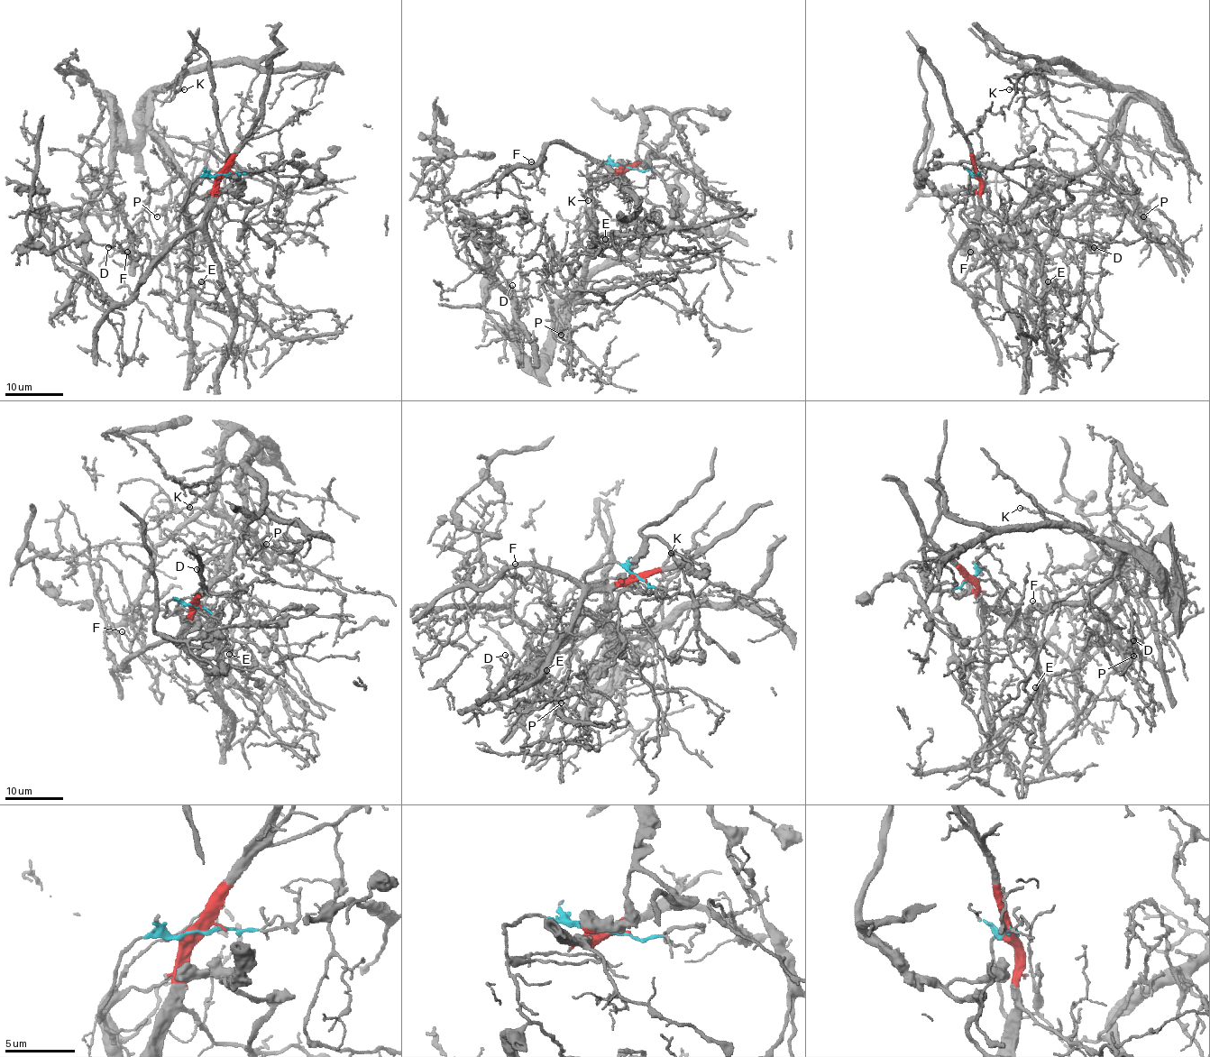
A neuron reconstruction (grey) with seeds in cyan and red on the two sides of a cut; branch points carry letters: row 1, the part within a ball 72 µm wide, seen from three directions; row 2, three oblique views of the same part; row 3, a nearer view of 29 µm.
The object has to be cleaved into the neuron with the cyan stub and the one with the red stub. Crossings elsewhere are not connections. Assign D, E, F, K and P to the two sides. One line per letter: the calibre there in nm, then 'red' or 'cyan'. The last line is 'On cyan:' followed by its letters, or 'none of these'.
D: 140 nm | cyan
E: 140 nm | cyan
F: 120 nm | red
K: 160 nm | cyan
P: 130 nm | cyan
On cyan: D, E, K, P

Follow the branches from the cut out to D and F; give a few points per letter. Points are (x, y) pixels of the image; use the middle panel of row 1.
D: (627, 168), (588, 165), (594, 249), (581, 299), (570, 302), (552, 283), (518, 297), (511, 285)
F: (627, 168), (609, 170), (563, 142), (551, 142), (540, 165), (530, 160)

